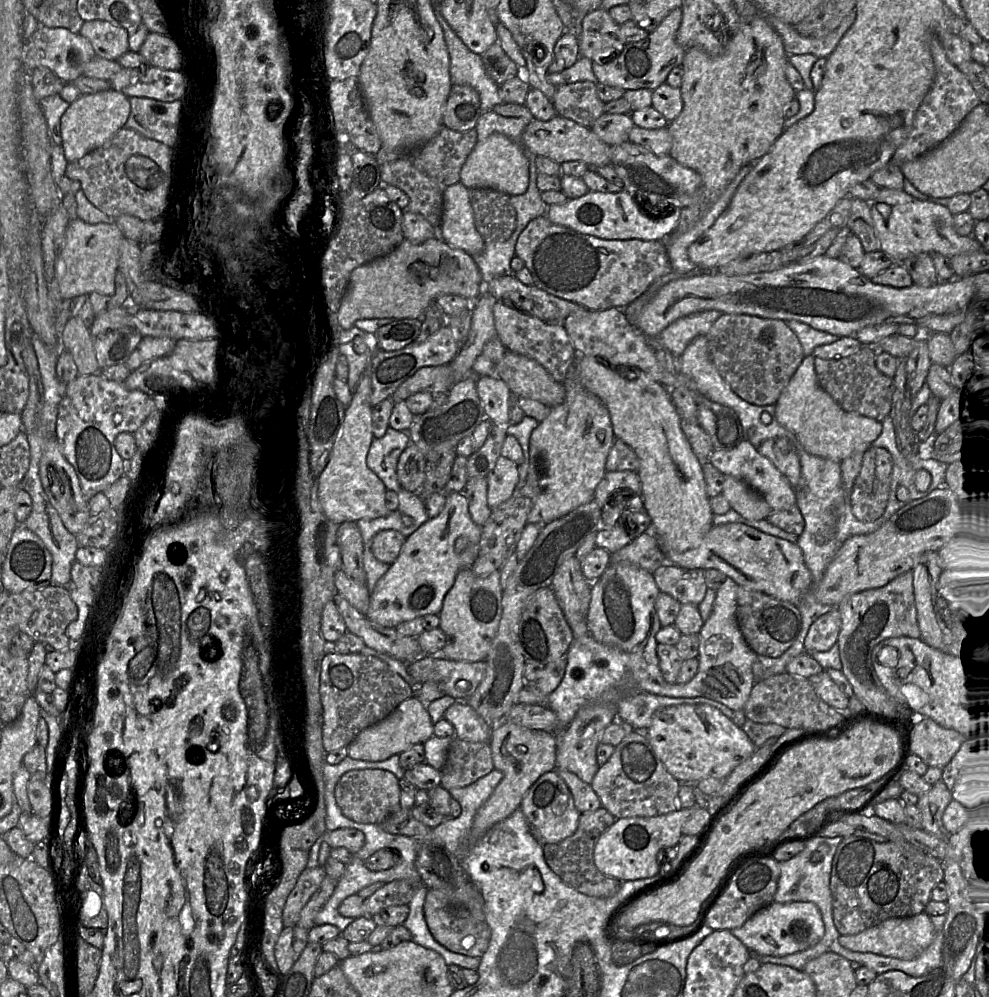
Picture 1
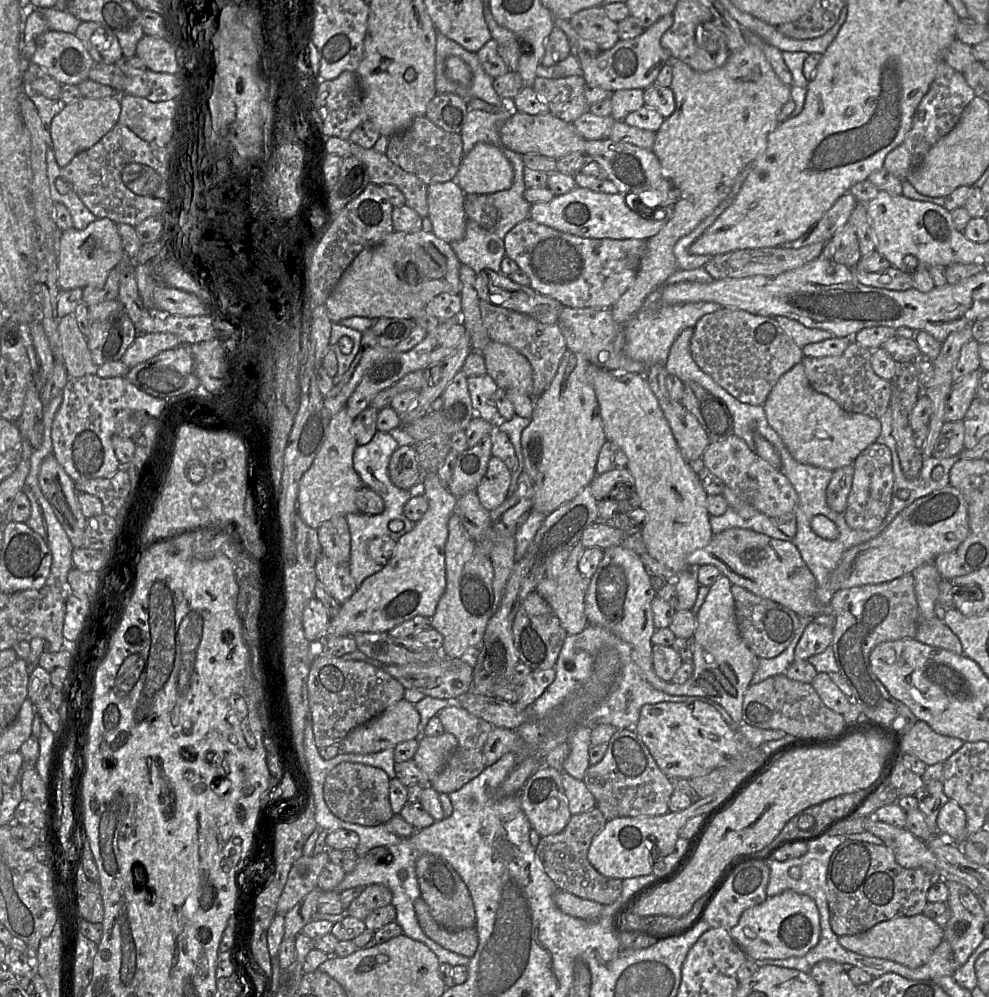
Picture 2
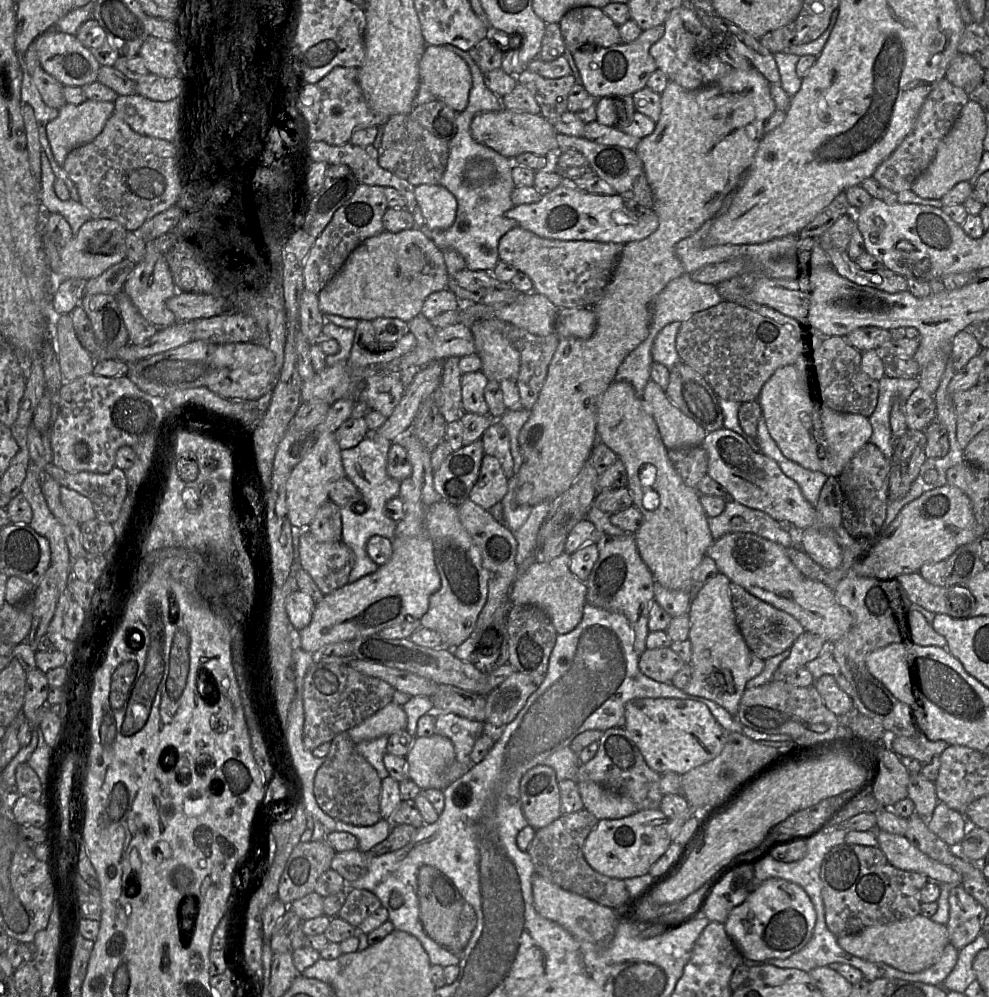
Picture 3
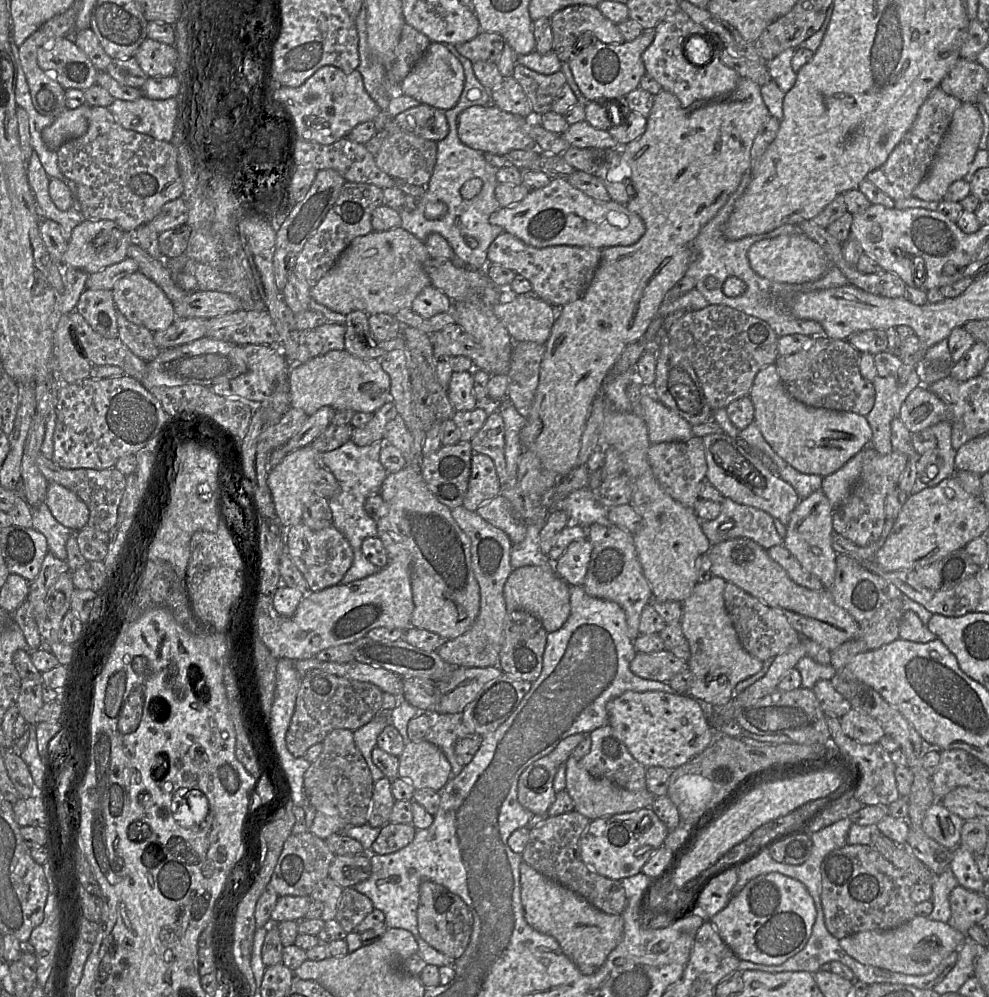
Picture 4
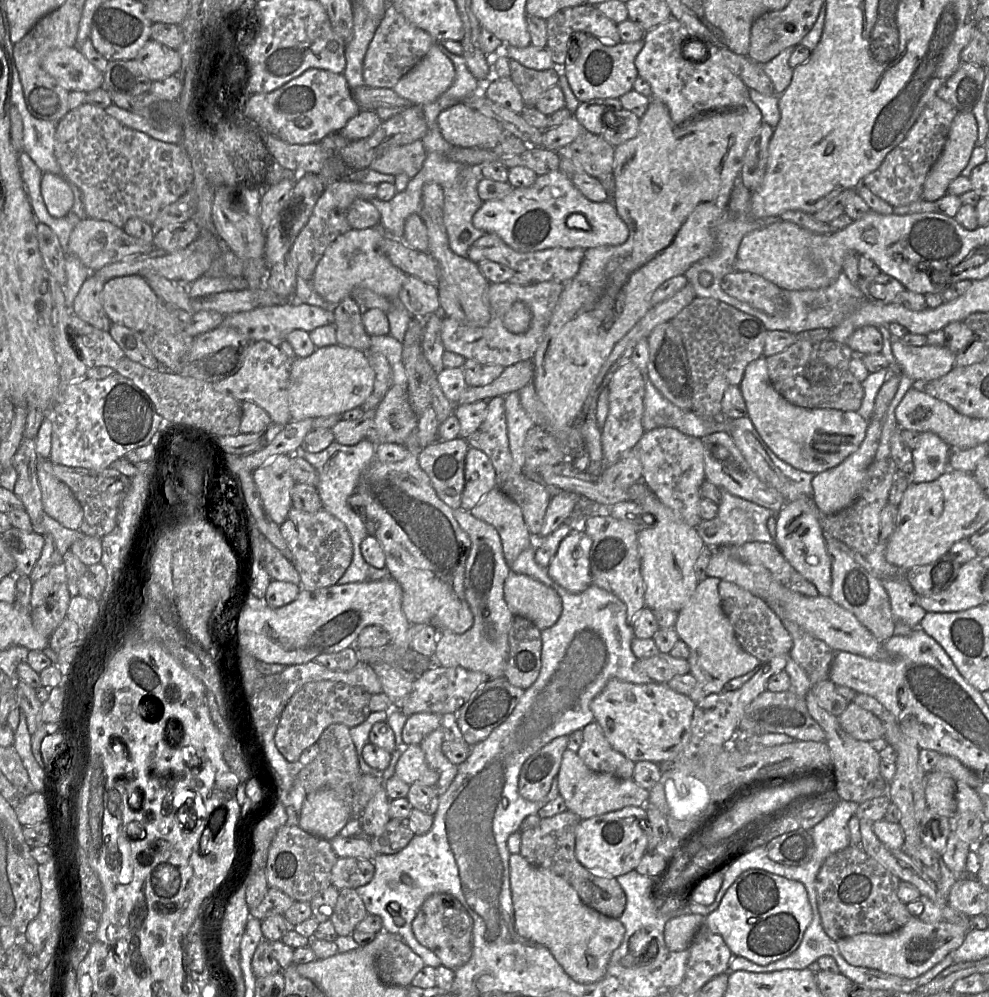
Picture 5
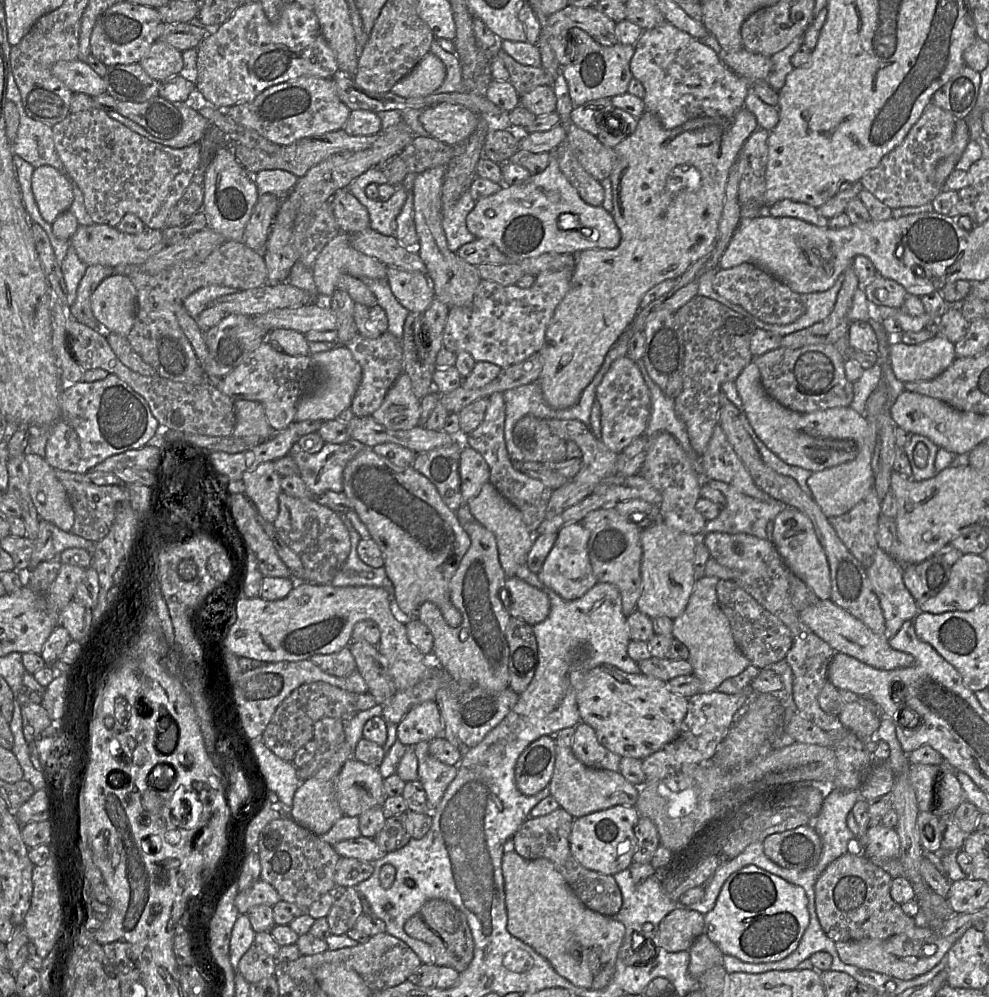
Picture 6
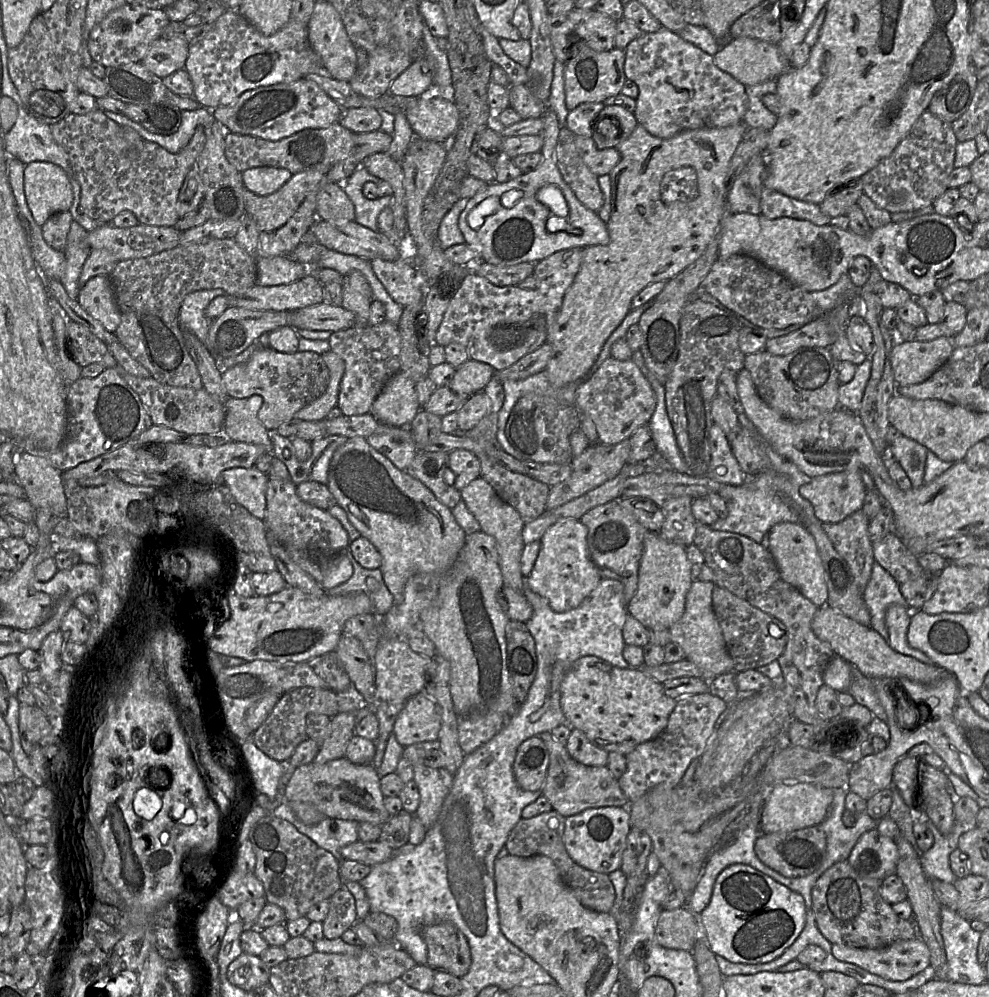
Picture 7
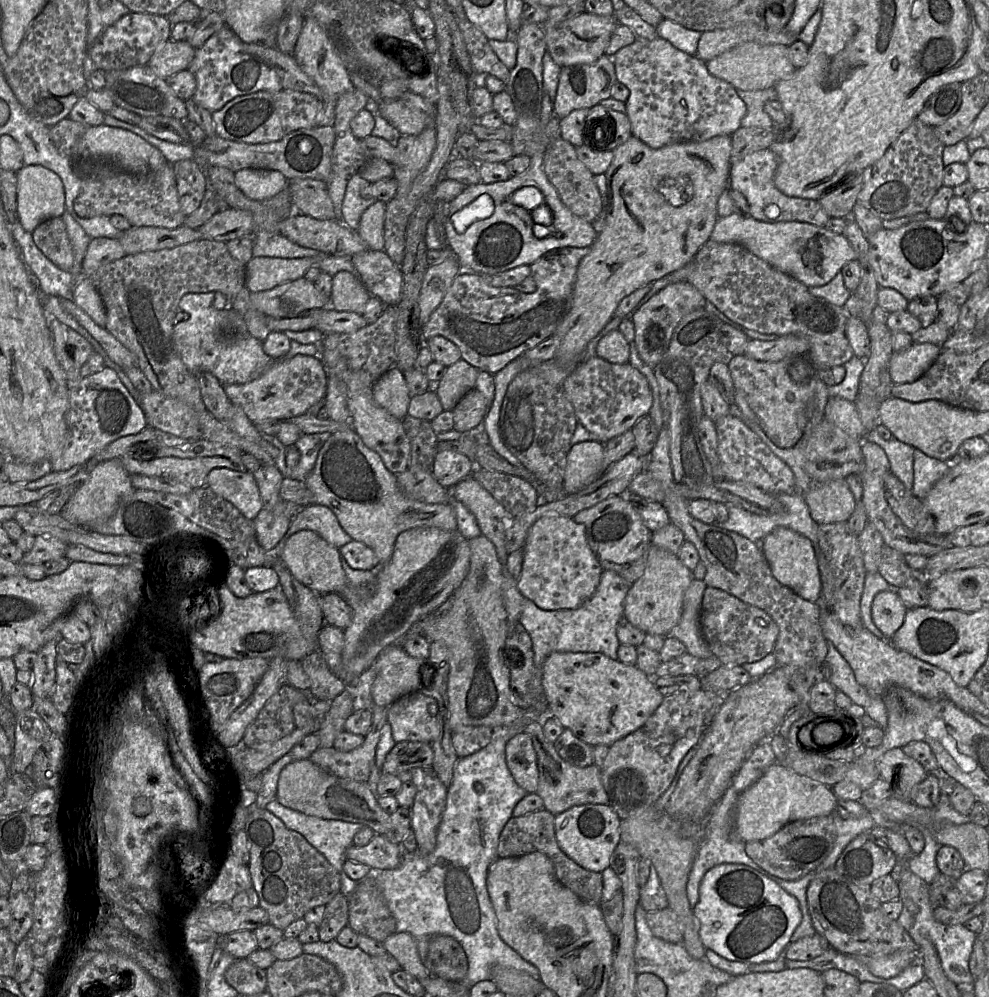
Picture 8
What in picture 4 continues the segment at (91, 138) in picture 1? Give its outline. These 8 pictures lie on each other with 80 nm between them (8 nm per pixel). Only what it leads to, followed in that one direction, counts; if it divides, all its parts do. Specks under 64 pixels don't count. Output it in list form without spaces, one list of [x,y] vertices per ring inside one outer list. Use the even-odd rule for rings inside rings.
[[[87,104],[76,109],[65,109],[42,131],[45,145],[57,152],[65,142],[84,135],[89,125],[90,109]]]

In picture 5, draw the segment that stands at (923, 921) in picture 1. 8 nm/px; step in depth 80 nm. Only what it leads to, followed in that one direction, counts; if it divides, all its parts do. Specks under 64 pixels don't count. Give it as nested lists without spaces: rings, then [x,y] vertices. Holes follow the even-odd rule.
[[[912,917],[904,926],[890,934],[857,934],[837,941],[843,958],[853,966],[872,968],[884,973],[912,979],[941,962],[965,940],[968,930],[946,920],[926,923]]]

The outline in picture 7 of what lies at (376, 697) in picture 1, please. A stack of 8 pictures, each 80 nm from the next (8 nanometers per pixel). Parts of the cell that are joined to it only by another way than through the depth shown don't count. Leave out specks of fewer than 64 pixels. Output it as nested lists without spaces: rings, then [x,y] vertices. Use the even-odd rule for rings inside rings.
[[[301,687],[282,694],[266,720],[252,735],[252,741],[267,756],[279,762],[287,762],[296,747],[308,738],[306,718],[309,714],[333,717],[338,710],[338,693],[331,689]]]

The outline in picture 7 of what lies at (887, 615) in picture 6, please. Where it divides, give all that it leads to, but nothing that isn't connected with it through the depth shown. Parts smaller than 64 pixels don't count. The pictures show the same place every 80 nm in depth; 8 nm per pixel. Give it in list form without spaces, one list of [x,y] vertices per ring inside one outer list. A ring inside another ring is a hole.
[[[874,562],[863,598],[871,615],[870,627],[888,642],[889,634],[885,624],[886,609],[890,605],[908,607],[900,591],[900,584],[879,563]]]

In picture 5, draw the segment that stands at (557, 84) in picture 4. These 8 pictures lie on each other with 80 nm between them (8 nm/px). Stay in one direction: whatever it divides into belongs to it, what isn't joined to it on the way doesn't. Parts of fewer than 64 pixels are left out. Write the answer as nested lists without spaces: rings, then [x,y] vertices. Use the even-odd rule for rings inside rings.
[[[509,59],[510,79],[519,90],[524,103],[534,107],[540,96],[549,88],[558,85],[559,74],[555,69],[535,70]]]

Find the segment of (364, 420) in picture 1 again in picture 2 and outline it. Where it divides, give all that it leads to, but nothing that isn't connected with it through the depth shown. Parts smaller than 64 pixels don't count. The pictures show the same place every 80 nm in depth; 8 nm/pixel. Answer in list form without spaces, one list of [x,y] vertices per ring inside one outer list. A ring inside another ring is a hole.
[[[345,407],[329,423],[326,439],[311,467],[299,482],[298,513],[311,528],[317,529],[334,516],[349,513],[375,515],[384,510],[383,499],[364,484],[353,466],[353,454],[358,444],[351,433],[354,418]]]

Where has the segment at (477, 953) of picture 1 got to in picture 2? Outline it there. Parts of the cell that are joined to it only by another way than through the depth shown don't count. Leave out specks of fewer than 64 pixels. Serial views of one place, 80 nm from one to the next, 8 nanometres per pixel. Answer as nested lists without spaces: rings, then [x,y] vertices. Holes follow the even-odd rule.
[[[420,897],[414,902],[417,920],[427,937],[443,948],[456,954],[471,958],[478,946],[478,935],[475,927],[450,931],[440,926],[431,916],[429,907]]]

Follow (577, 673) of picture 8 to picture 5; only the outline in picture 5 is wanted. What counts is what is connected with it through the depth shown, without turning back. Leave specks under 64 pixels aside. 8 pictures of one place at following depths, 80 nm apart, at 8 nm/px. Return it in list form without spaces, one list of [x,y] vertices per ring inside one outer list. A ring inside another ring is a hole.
[[[611,679],[590,704],[596,723],[600,725],[609,744],[634,763],[641,761],[662,763],[676,758],[690,741],[691,720],[695,709],[689,695],[671,690],[666,683],[634,684]]]

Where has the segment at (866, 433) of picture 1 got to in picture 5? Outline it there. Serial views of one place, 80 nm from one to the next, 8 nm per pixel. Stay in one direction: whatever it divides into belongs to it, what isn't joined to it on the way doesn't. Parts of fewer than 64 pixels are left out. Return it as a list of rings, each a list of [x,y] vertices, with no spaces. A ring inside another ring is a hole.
[[[766,357],[755,359],[747,365],[739,388],[746,403],[747,416],[753,422],[762,439],[780,459],[796,469],[814,474],[831,469],[855,453],[865,439],[868,421],[857,411],[832,408],[809,409],[788,402],[771,384]]]

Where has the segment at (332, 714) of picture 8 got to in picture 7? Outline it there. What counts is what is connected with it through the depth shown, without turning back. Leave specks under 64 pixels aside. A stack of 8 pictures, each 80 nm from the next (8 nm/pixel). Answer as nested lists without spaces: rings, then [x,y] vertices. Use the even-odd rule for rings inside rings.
[[[338,712],[330,719],[330,731],[324,741],[319,745],[315,757],[317,763],[325,763],[343,758],[350,739],[356,735],[355,712]]]

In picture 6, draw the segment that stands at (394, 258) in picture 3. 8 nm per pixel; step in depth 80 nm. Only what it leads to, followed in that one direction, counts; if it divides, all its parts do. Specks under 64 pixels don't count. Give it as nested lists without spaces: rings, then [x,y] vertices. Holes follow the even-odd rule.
[[[340,232],[317,256],[312,274],[319,295],[330,297],[338,288],[340,275],[385,280],[387,268],[384,263],[356,250],[350,243],[350,233]]]

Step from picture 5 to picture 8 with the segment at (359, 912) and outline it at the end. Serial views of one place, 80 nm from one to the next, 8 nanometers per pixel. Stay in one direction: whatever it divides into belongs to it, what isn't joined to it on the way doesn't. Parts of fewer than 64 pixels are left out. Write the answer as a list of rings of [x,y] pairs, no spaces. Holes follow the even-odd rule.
[[[338,892],[326,905],[321,923],[318,925],[319,940],[334,940],[348,924],[348,898]]]

